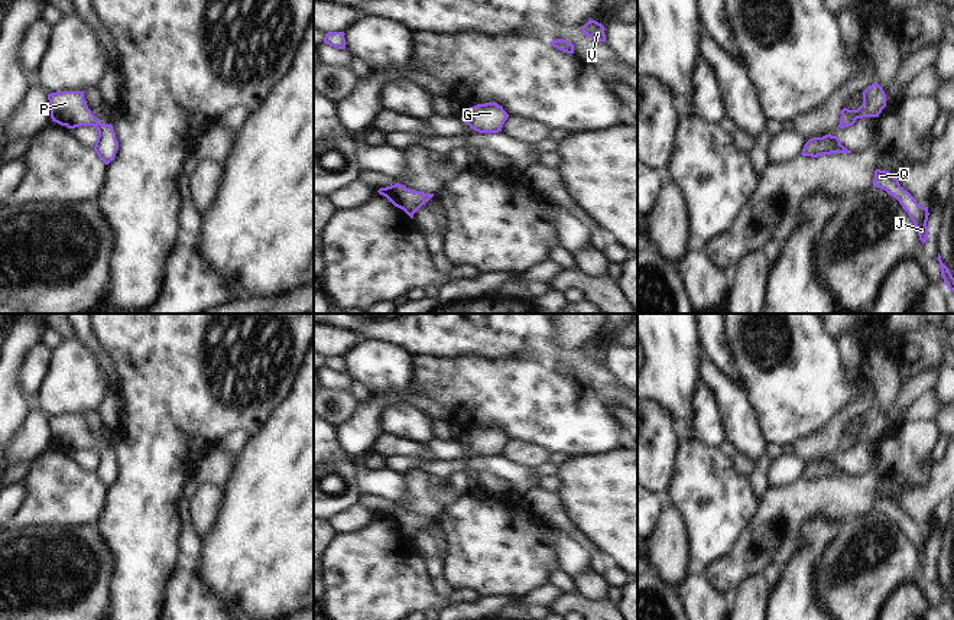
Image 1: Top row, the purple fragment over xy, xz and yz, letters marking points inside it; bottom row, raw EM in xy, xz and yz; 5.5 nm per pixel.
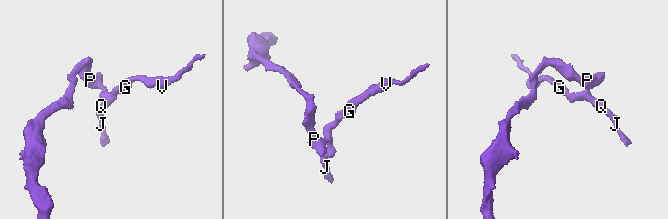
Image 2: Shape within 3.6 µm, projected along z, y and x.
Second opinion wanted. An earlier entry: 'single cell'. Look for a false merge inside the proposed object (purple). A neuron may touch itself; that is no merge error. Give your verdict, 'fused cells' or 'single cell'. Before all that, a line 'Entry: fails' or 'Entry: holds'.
Entry: holds
single cell

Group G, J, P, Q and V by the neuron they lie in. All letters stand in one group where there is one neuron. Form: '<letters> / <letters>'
G J P Q V

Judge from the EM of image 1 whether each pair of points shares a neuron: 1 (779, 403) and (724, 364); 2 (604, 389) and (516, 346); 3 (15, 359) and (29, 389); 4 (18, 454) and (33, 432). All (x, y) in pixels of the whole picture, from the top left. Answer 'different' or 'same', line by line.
1: different
2: same
3: different
4: same

